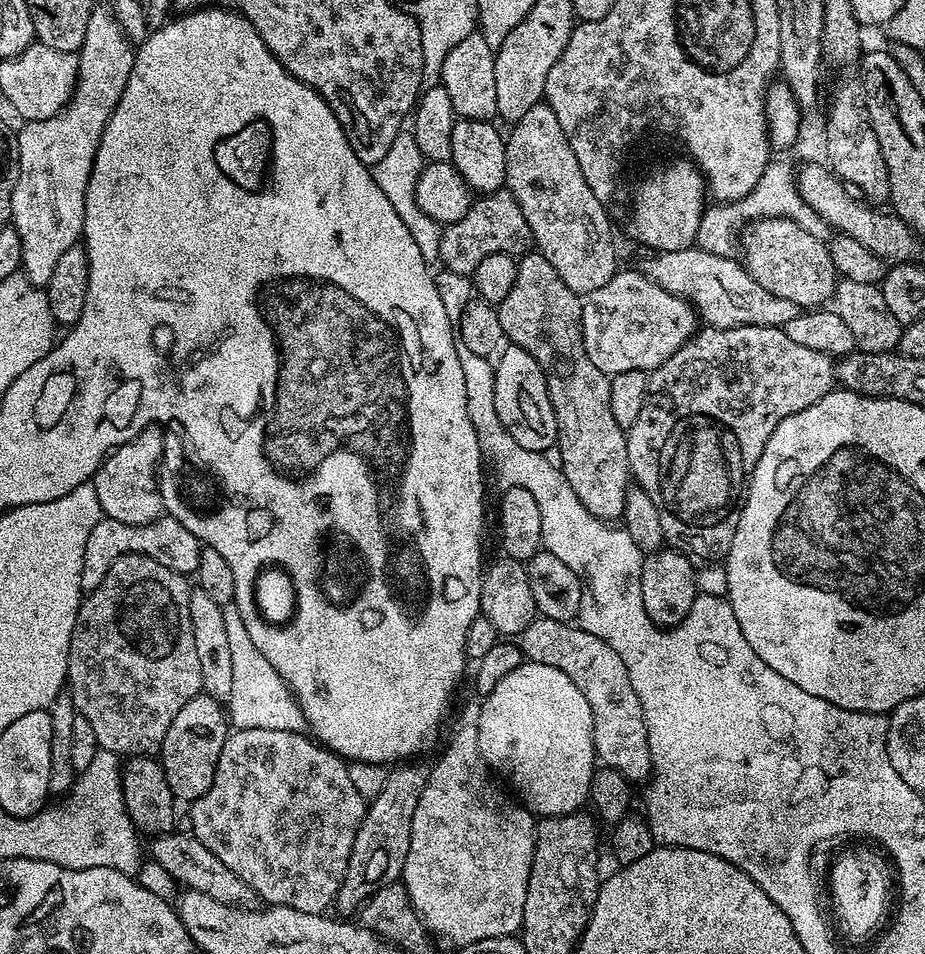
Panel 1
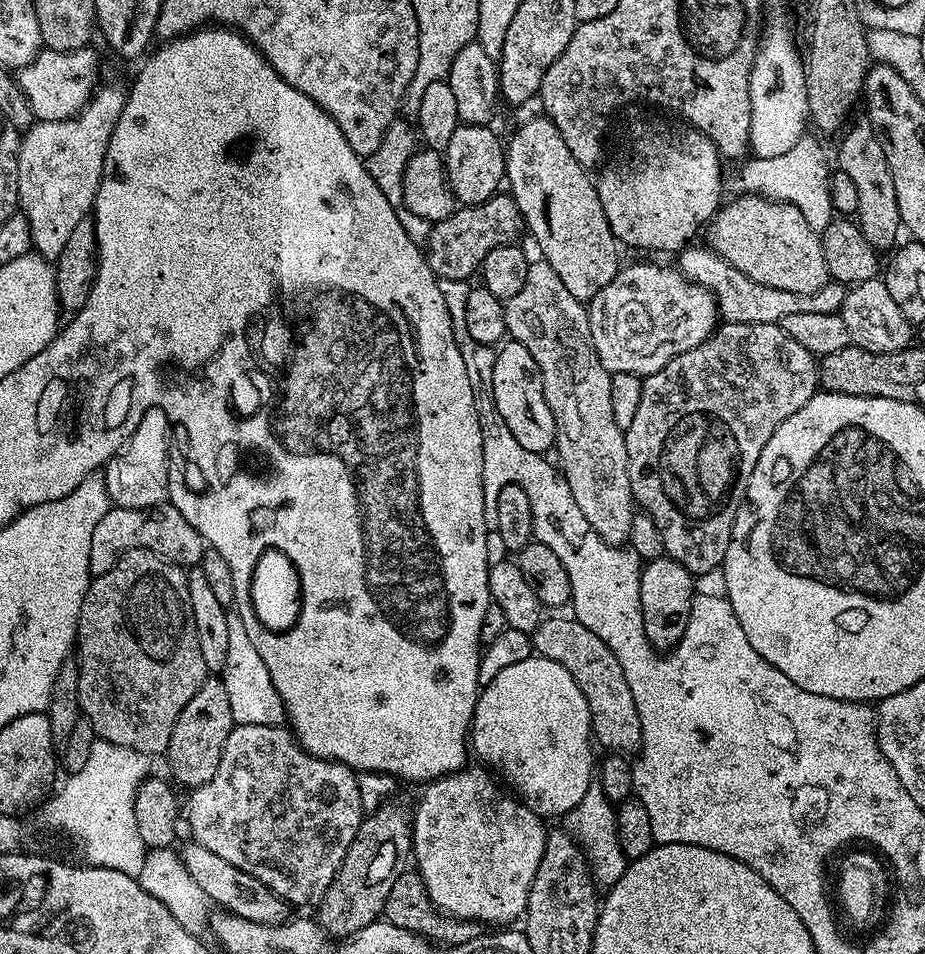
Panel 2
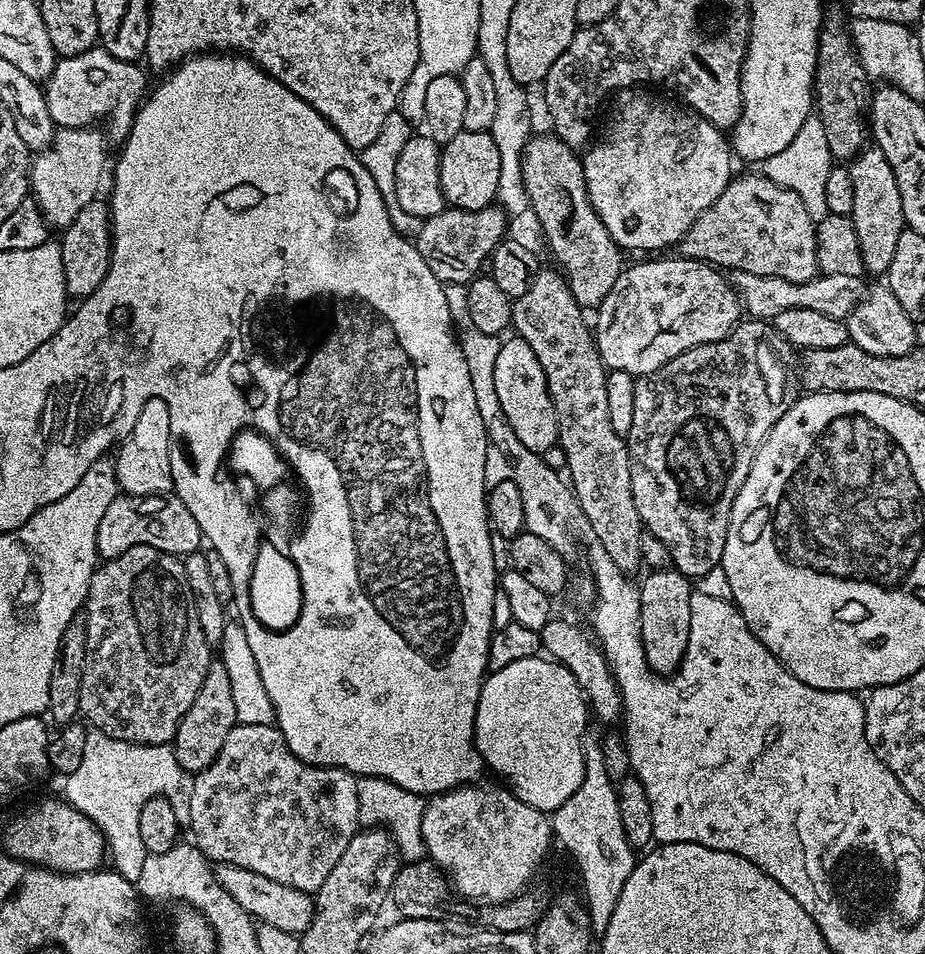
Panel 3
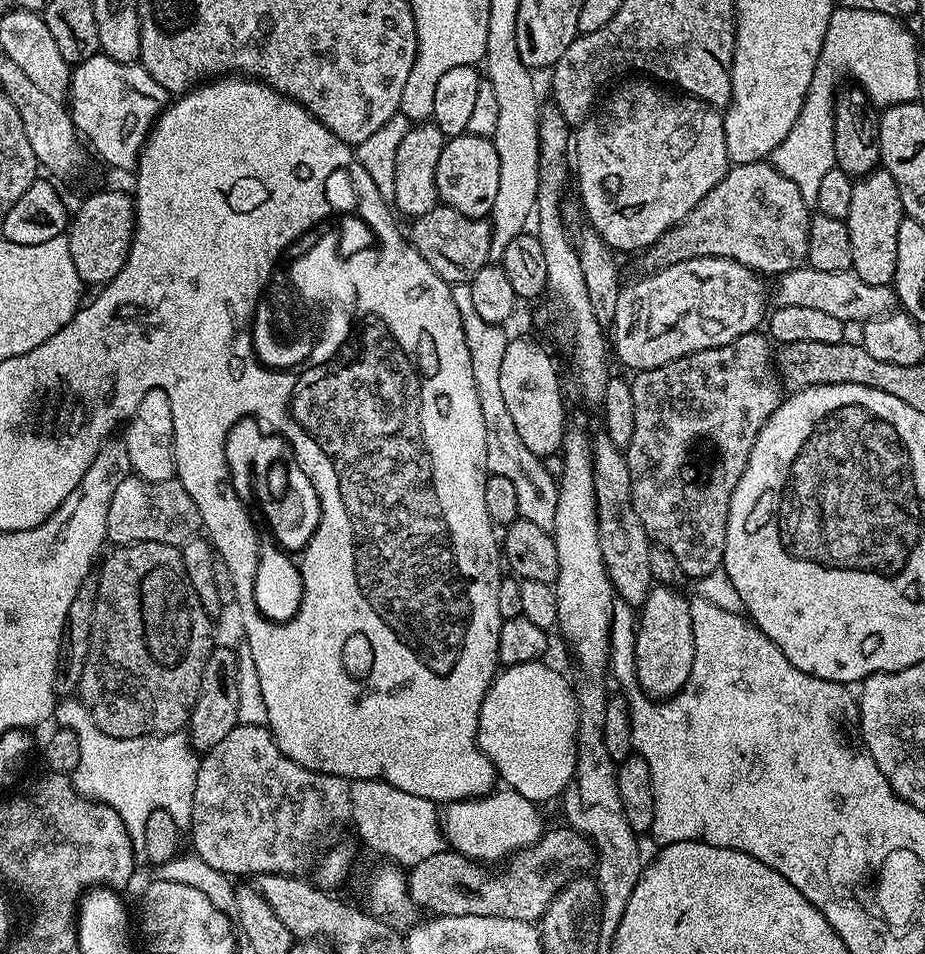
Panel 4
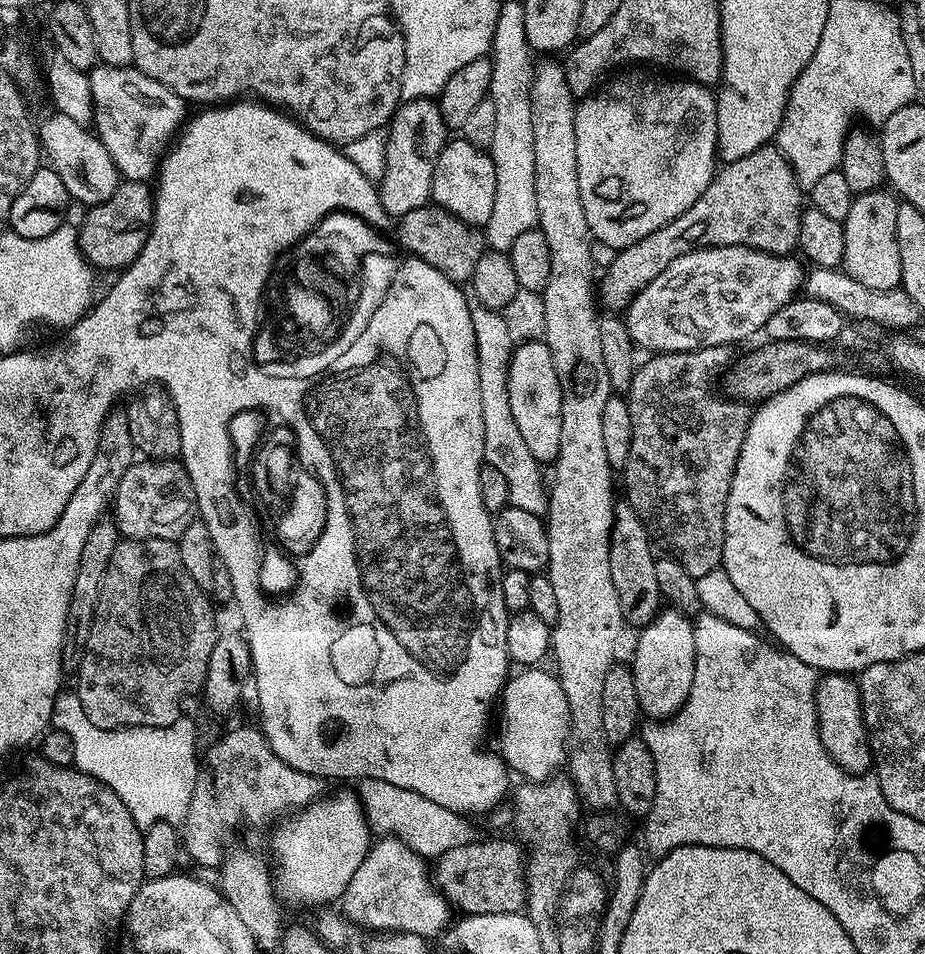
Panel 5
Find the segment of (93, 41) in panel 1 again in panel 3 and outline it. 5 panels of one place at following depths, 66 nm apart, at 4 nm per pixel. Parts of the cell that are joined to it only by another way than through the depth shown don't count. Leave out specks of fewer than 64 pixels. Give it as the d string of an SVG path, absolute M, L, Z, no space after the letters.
M85 126L82 128L61 128L53 135L51 144L47 148L41 148L30 160L30 192L40 212L44 215L44 221L53 229L63 230L78 218L78 210L86 206L92 200L97 199L100 188L100 179L104 176L104 144L106 136L99 127Z

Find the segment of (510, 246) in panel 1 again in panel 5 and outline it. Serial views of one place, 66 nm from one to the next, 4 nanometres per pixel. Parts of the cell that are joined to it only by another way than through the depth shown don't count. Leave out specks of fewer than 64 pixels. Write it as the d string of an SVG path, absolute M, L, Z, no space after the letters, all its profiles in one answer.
M429 206L410 210L405 216L395 221L396 236L405 248L405 253L411 254L415 259L434 266L446 278L457 282L471 281L474 266L478 266L478 258L486 250L486 236L479 227L462 222L445 208Z

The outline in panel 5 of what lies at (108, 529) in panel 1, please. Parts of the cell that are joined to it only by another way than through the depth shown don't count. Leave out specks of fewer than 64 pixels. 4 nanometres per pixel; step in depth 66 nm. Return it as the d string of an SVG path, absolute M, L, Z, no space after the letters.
M144 458L134 462L122 474L116 487L116 494L110 501L110 512L113 512L114 523L121 537L130 540L159 540L179 541L182 530L190 526L190 522L197 515L196 495L190 486L190 478L186 474L183 464L176 458Z

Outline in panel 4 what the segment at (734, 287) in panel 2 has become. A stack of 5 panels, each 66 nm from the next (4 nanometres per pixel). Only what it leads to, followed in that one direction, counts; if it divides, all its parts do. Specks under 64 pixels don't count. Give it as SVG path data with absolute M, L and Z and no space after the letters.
M801 266L789 272L779 273L776 280L776 301L779 306L811 306L813 310L823 310L826 314L831 314L834 318L845 322L857 320L863 322L873 320L879 316L884 316L894 308L894 292L887 284L882 286L870 286L858 278L858 274L851 272L833 272L826 274L826 270L814 270L811 266Z

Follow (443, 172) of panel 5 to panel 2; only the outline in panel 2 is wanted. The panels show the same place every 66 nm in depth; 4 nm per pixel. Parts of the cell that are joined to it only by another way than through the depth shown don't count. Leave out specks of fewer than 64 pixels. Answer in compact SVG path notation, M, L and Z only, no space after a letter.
M462 122L454 130L454 134L450 134L450 142L442 149L444 172L448 175L448 186L461 205L486 202L491 196L497 195L505 183L504 154L506 148L502 140L500 142L490 129L491 127L488 124L466 124Z

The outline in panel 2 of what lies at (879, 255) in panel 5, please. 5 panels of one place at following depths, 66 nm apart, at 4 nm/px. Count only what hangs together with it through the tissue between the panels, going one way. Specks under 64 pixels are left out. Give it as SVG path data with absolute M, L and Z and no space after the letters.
M867 122L854 124L839 137L840 149L836 152L836 160L840 164L837 165L839 171L850 174L850 179L854 181L854 187L858 190L856 216L862 234L866 234L866 242L870 242L870 246L877 250L888 247L891 249L897 243L896 235L902 232L898 214L898 194L894 194L894 174L890 174L890 162L886 162L886 150L882 150L882 142L876 136L871 124Z

